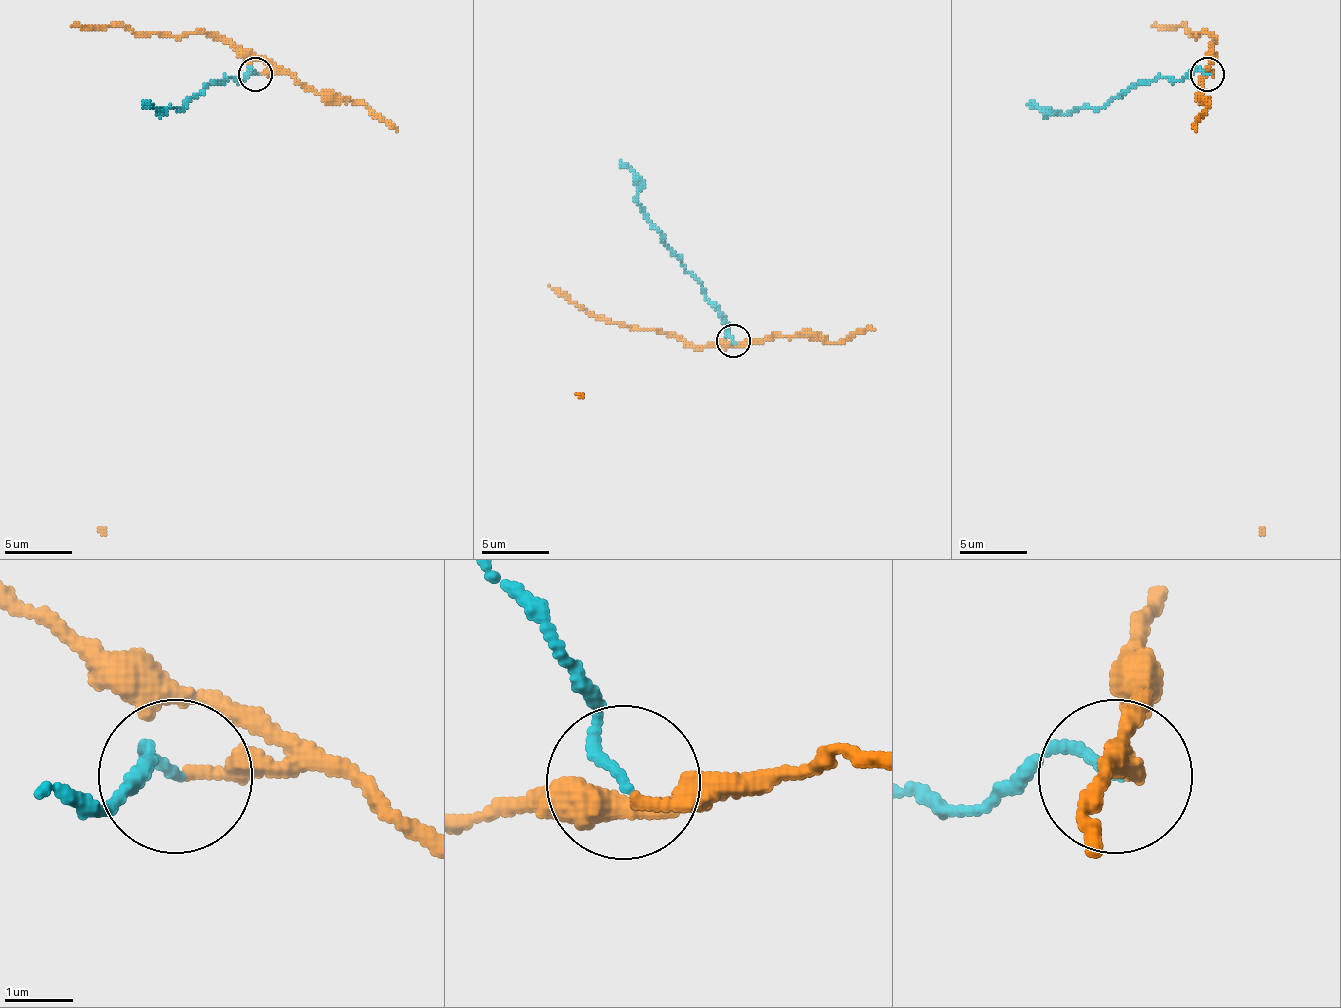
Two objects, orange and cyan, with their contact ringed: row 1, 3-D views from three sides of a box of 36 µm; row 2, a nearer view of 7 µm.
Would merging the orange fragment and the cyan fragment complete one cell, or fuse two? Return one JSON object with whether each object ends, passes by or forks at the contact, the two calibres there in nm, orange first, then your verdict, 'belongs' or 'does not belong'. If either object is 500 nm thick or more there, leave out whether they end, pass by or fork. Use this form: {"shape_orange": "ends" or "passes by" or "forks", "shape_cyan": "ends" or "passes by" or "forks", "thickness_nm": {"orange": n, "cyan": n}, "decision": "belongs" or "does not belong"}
{"shape_orange": "ends", "shape_cyan": "ends", "thickness_nm": {"orange": 220, "cyan": 150}, "decision": "belongs"}

